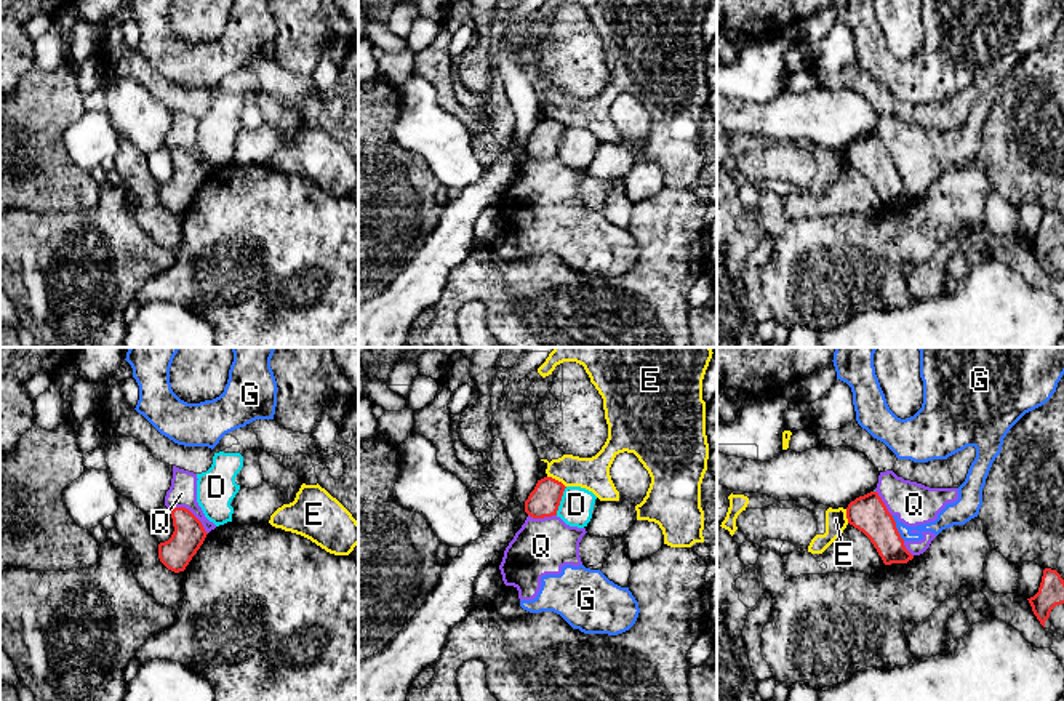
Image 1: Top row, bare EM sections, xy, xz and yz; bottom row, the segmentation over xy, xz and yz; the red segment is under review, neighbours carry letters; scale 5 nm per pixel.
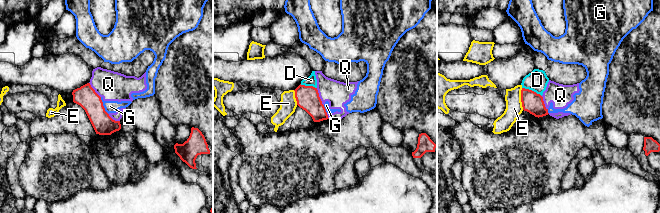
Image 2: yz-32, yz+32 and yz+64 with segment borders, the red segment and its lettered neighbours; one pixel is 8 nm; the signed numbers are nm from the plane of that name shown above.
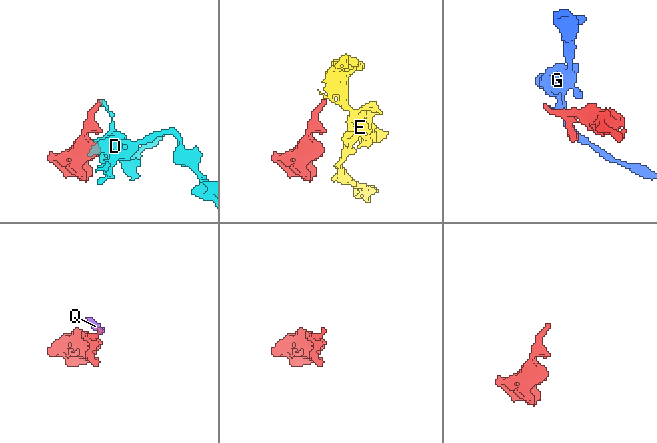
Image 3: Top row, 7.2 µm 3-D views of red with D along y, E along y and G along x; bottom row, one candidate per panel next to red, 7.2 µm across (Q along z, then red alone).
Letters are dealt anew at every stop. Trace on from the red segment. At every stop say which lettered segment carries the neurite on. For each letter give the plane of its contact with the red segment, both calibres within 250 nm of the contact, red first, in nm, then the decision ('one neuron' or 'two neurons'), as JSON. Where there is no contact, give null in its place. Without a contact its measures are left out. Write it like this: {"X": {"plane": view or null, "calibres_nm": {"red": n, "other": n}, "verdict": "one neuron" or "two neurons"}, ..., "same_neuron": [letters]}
{"D": {"plane": "xz", "calibres_nm": {"red": 160, "other": 170}, "verdict": "two neurons"}, "E": {"plane": "xz", "calibres_nm": {"red": 160, "other": 160}, "verdict": "two neurons"}, "G": {"plane": "yz", "calibres_nm": {"red": 190, "other": 80}, "verdict": "two neurons"}, "Q": {"plane": "xy", "calibres_nm": {"red": 160, "other": 140}, "verdict": "two neurons"}, "same_neuron": []}

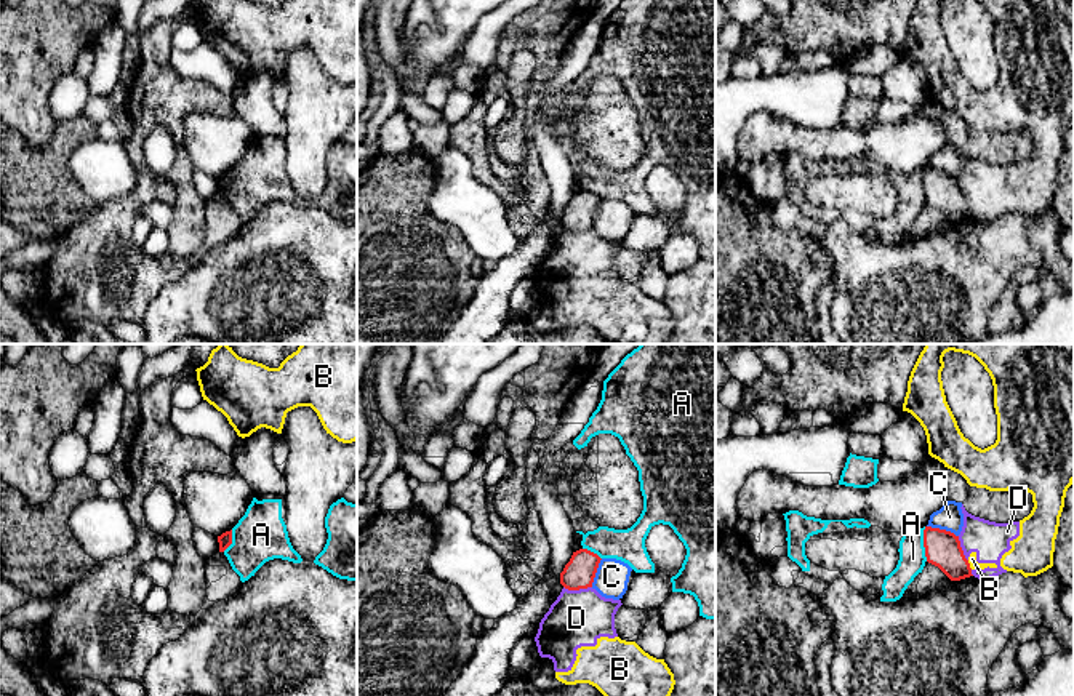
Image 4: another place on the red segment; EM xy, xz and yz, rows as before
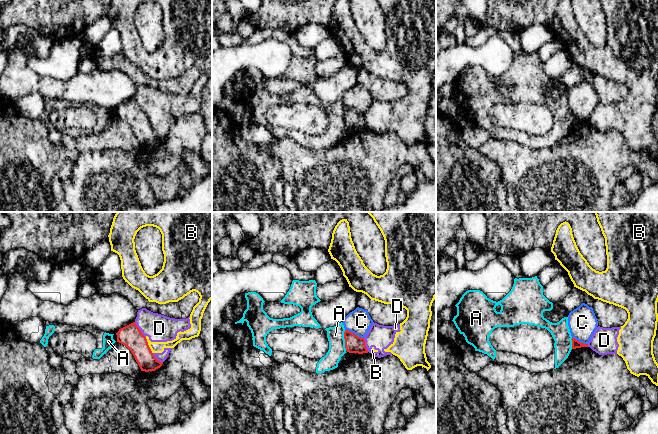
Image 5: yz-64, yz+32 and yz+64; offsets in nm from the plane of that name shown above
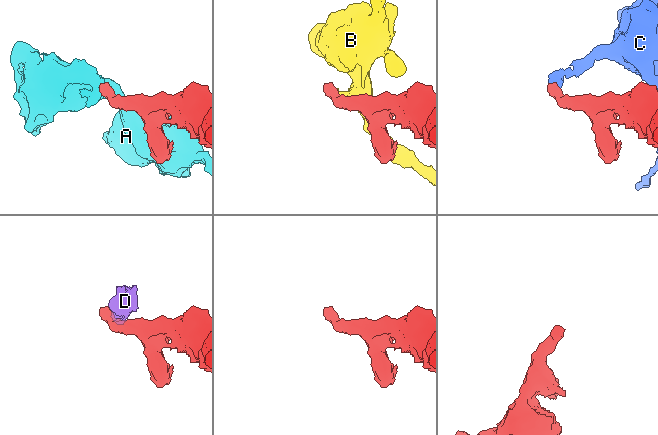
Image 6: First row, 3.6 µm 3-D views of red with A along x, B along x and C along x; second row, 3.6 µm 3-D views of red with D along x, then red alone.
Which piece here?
{"A": {"plane": "yz", "calibres_nm": {"red": 180, "other": 130}, "verdict": "two neurons"}, "B": {"plane": "yz", "calibres_nm": {"red": 180, "other": 50}, "verdict": "two neurons"}, "C": {"plane": "yz", "calibres_nm": {"red": 180, "other": 140}, "verdict": "two neurons"}, "D": {"plane": "xz", "calibres_nm": {"red": 160, "other": 280}, "verdict": "two neurons"}, "same_neuron": []}

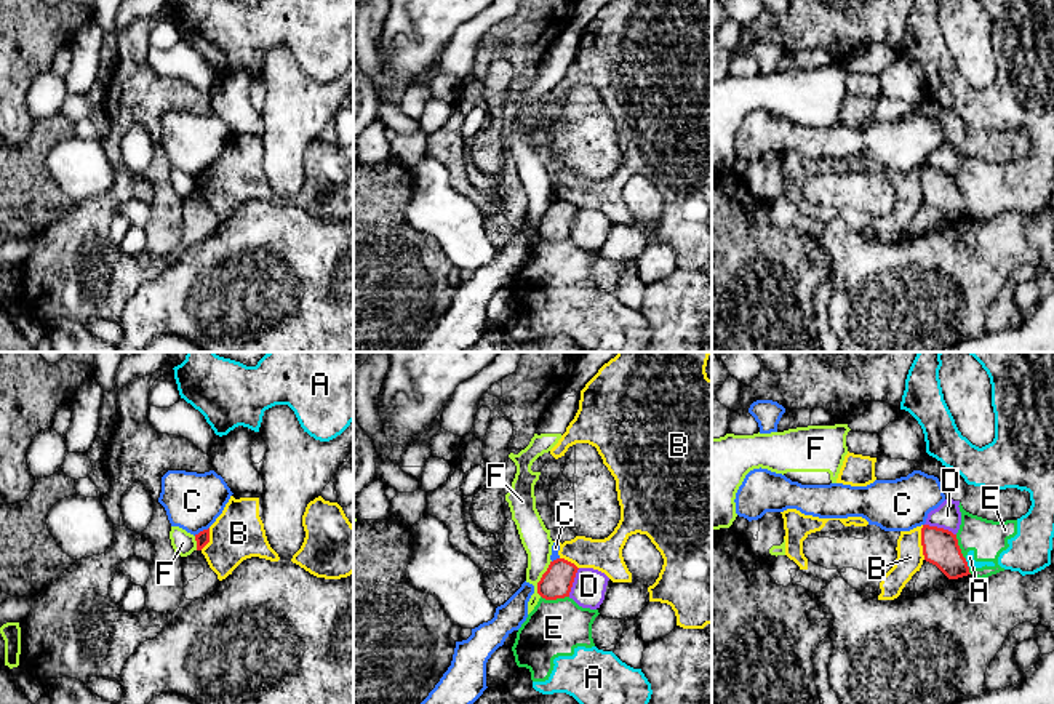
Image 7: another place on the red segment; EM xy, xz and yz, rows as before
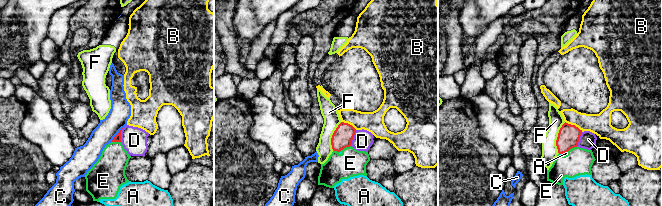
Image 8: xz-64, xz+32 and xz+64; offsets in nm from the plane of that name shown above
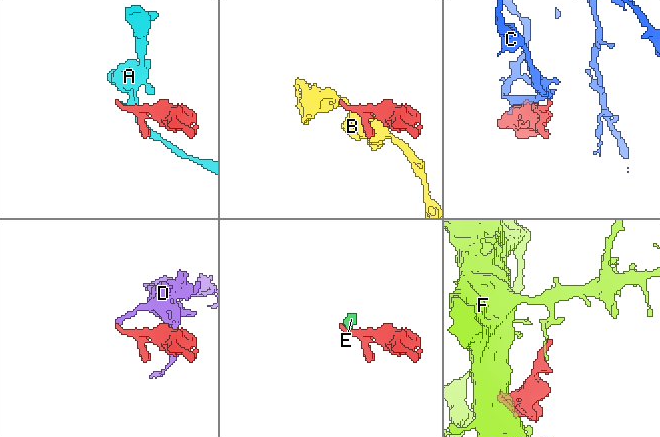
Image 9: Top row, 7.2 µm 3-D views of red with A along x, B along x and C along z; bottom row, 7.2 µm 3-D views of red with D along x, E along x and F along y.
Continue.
{"A": {"plane": "yz", "calibres_nm": {"red": 180, "other": 50}, "verdict": "two neurons"}, "B": {"plane": "yz", "calibres_nm": {"red": 180, "other": 130}, "verdict": "two neurons"}, "C": {"plane": "xy", "calibres_nm": {"red": 70, "other": 280}, "verdict": "two neurons"}, "D": {"plane": "yz", "calibres_nm": {"red": 180, "other": 140}, "verdict": "two neurons"}, "E": {"plane": "xz", "calibres_nm": {"red": 160, "other": 280}, "verdict": "two neurons"}, "F": {"plane": "xz", "calibres_nm": {"red": 160, "other": 150}, "verdict": "two neurons"}, "same_neuron": []}

